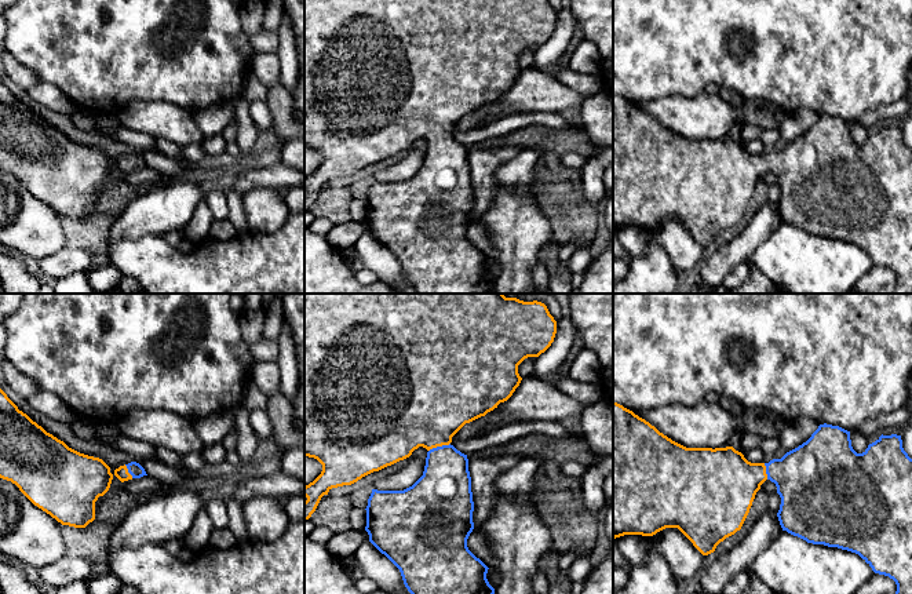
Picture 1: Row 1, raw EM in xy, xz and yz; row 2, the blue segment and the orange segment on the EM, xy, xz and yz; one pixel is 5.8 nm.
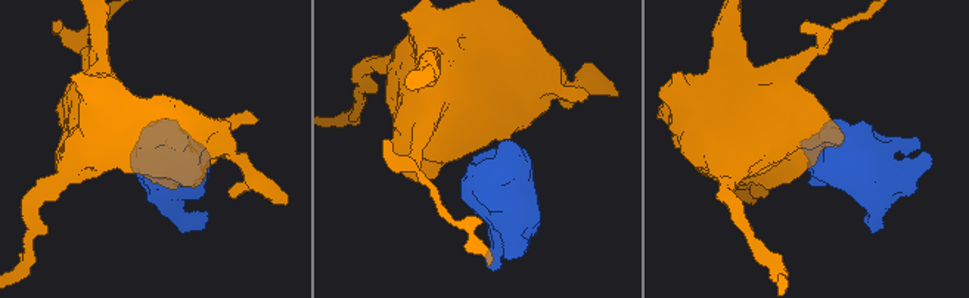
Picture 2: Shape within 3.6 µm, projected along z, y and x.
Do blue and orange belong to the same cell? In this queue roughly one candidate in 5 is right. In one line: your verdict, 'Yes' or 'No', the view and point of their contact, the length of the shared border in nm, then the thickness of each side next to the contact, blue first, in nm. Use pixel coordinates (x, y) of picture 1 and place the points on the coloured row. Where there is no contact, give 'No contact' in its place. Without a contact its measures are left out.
Yes. Touches blue at xz (438, 447). Shared border 140 nm. Thickness 300 nm (blue) against 460 nm

